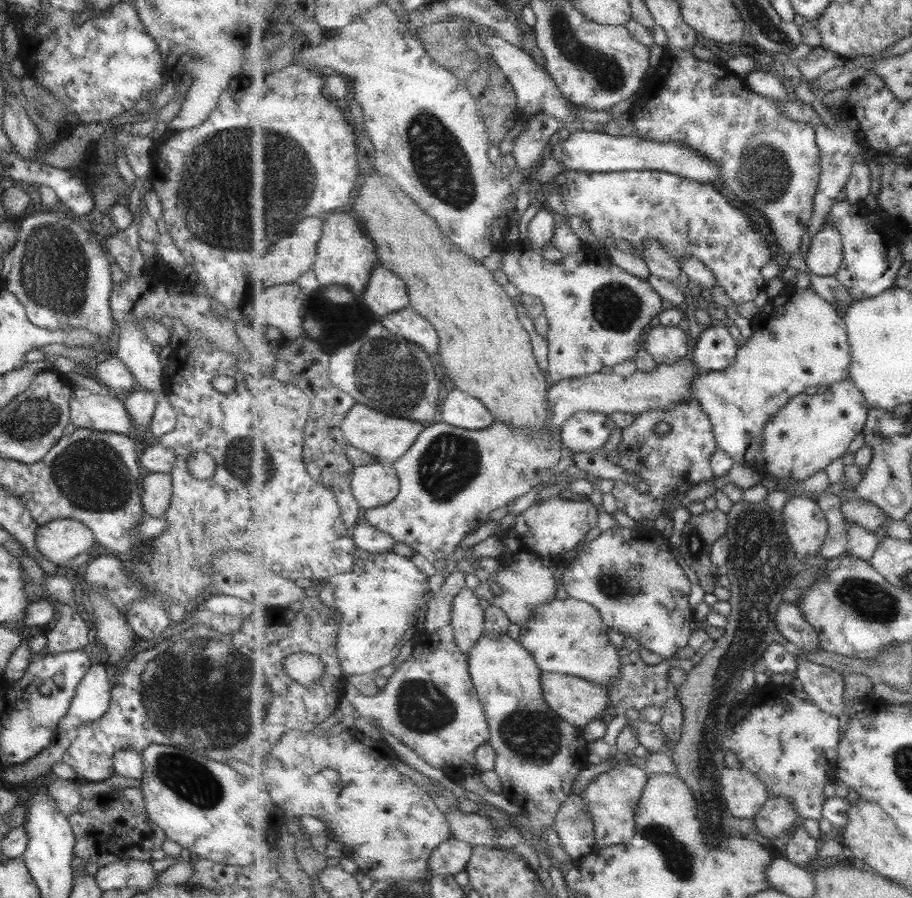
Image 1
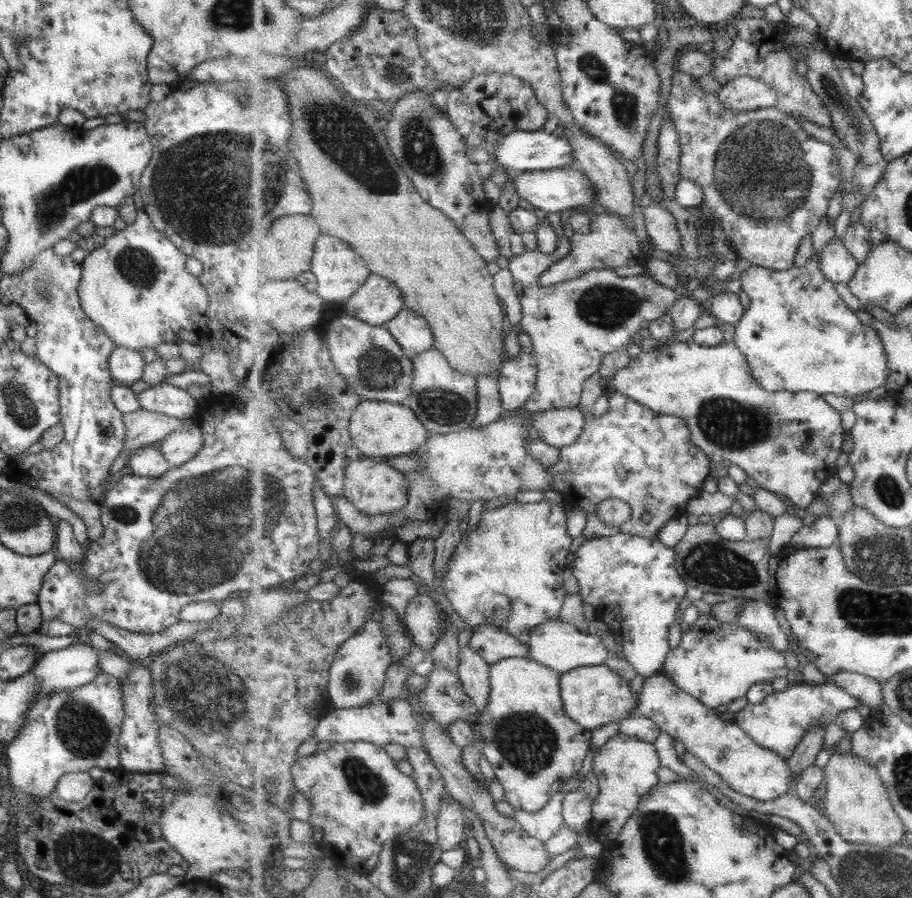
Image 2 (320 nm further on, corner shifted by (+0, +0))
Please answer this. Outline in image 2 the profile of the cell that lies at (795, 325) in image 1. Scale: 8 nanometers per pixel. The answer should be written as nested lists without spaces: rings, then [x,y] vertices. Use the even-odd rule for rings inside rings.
[[[825,217],[820,223],[817,229],[814,230],[814,233],[811,235],[812,246],[813,246],[813,255],[811,259],[805,265],[805,272],[807,272],[807,280],[799,280],[799,282],[773,282],[773,269],[761,268],[759,265],[753,265],[745,271],[741,272],[741,274],[737,274],[741,280],[741,290],[743,290],[750,297],[750,305],[746,309],[746,314],[741,318],[741,321],[733,326],[733,331],[730,336],[731,340],[735,343],[735,346],[741,350],[741,354],[745,356],[745,360],[747,360],[747,364],[749,364],[750,369],[752,370],[753,378],[755,378],[755,382],[759,383],[761,388],[765,388],[767,392],[781,392],[781,390],[787,390],[787,392],[811,392],[816,393],[818,396],[823,394],[837,394],[837,396],[856,396],[860,394],[865,394],[865,392],[871,392],[872,390],[875,392],[876,390],[882,390],[884,392],[884,386],[887,384],[887,378],[889,379],[891,370],[889,367],[889,362],[887,362],[887,354],[885,354],[885,347],[883,346],[883,342],[881,342],[881,338],[877,332],[875,332],[874,328],[863,323],[861,319],[858,318],[855,310],[849,306],[845,302],[845,299],[839,296],[839,292],[835,290],[835,283],[826,277],[826,274],[823,274],[822,268],[820,267],[820,254],[822,250],[828,246],[828,244],[835,237],[835,226],[833,225],[834,220],[830,220],[830,218]],[[767,290],[771,292],[771,294],[777,294],[777,292],[787,292],[789,296],[793,296],[793,300],[795,300],[795,296],[797,296],[797,300],[799,298],[803,298],[803,296],[815,296],[817,298],[817,302],[813,302],[813,312],[811,314],[799,314],[797,312],[797,304],[793,306],[793,304],[781,304],[781,310],[779,310],[779,306],[777,304],[769,304],[771,308],[767,310]]]

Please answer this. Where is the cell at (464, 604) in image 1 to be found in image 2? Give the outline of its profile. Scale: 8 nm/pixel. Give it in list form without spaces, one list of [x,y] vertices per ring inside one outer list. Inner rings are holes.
[[[470,641],[460,650],[458,676],[463,689],[482,713],[490,704],[490,665],[471,645]]]

